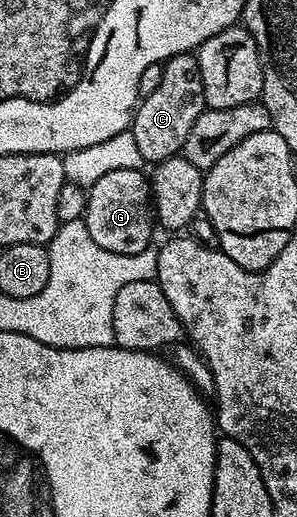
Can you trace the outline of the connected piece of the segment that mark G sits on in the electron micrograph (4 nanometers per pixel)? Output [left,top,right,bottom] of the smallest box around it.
[83,169,154,255]

